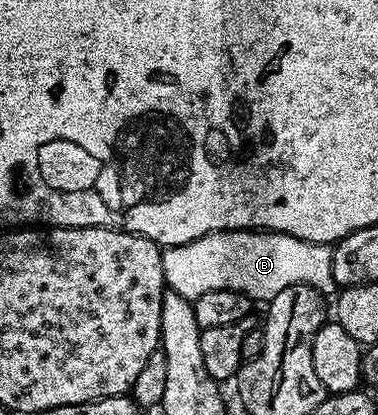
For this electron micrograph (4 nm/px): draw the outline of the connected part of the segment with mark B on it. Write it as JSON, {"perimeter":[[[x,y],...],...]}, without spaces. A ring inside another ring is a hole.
{"perimeter":[[[217,230],[213,234],[203,236],[199,240],[191,240],[182,246],[162,249],[161,259],[166,287],[190,300],[196,300],[207,292],[234,290],[246,294],[254,303],[267,304],[272,298],[279,296],[283,288],[291,288],[291,284],[307,284],[322,296],[336,295],[339,290],[333,275],[332,245],[309,242],[305,238],[296,238],[290,234],[276,234],[273,230]]]}

